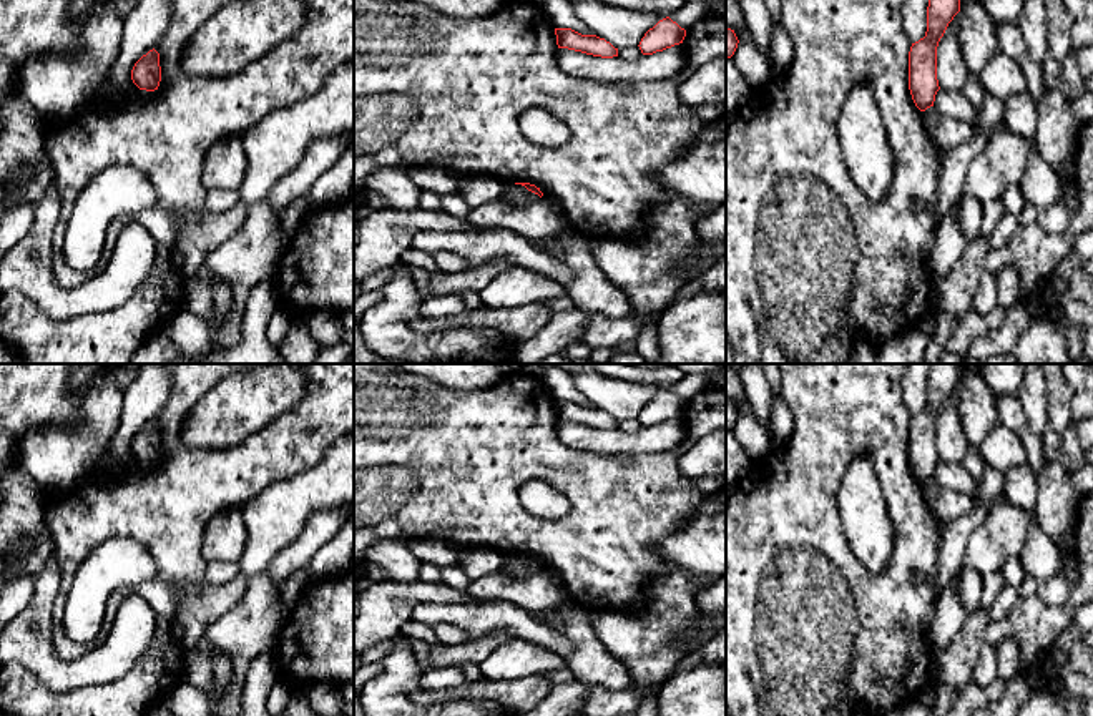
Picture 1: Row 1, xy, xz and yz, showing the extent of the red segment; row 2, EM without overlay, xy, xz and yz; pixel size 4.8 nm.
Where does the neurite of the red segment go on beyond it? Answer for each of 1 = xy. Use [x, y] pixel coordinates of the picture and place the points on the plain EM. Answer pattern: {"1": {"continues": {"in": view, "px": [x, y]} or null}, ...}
{"1": {"continues": null}}

